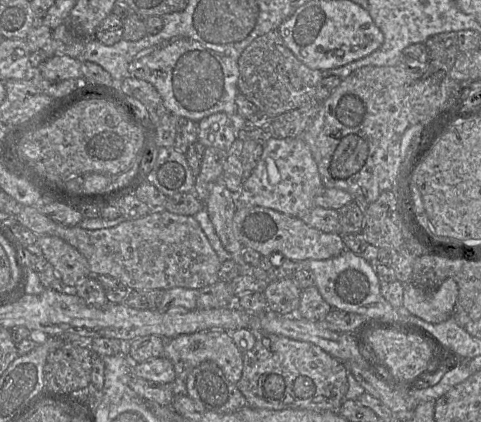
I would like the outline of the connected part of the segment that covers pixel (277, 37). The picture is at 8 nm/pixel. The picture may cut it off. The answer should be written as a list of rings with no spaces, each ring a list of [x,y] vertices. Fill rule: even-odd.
[[[278,30],[257,37],[245,48],[238,60],[238,93],[255,104],[259,111],[280,115],[315,100],[322,71],[302,63],[286,46]]]

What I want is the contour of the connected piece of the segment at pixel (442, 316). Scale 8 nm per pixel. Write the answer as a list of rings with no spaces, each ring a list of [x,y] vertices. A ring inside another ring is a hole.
[[[452,278],[445,279],[436,289],[404,282],[403,310],[428,323],[441,323],[451,317],[458,297],[458,286]]]

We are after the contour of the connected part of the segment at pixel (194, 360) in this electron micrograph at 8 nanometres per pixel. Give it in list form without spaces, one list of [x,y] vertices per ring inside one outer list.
[[[226,330],[200,331],[192,334],[182,334],[166,340],[163,356],[174,366],[176,378],[174,384],[178,392],[186,393],[186,381],[189,373],[204,361],[214,362],[231,383],[237,385],[243,371],[243,354],[236,347],[231,337],[232,332]]]

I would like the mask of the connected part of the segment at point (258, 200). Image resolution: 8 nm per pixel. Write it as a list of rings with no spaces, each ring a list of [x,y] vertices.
[[[272,137],[264,144],[252,174],[244,180],[240,192],[235,195],[237,208],[259,206],[300,216],[315,206],[314,197],[322,185],[317,164],[302,137]]]

